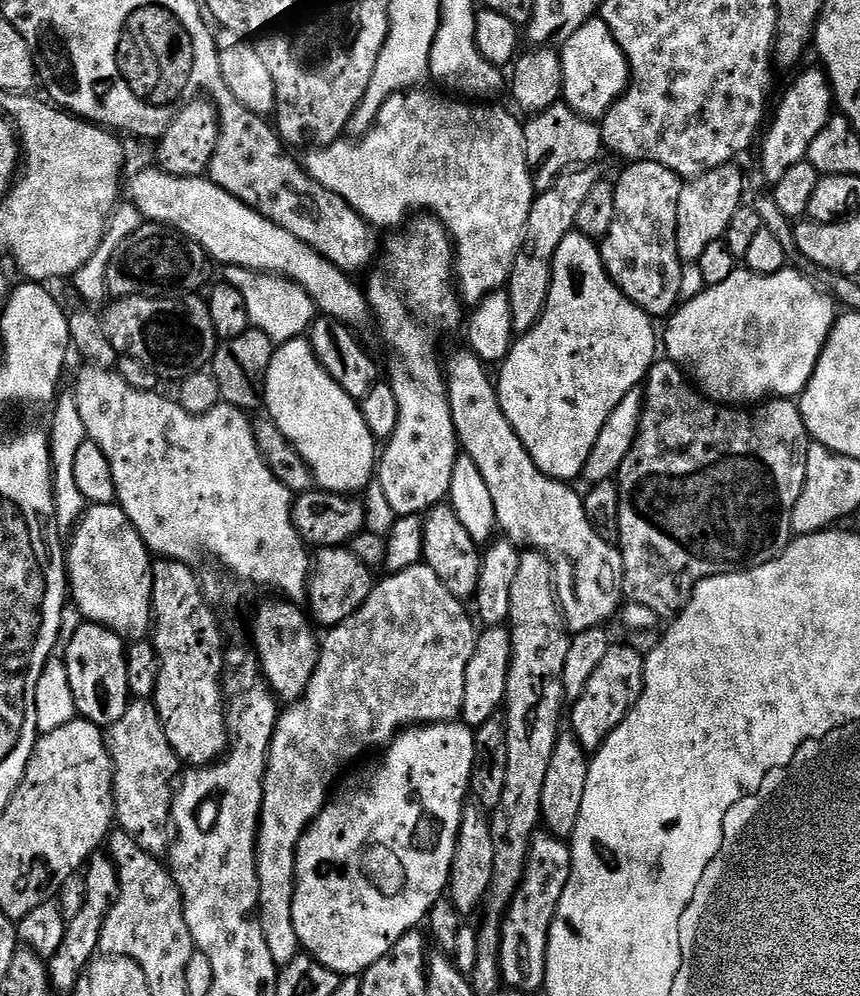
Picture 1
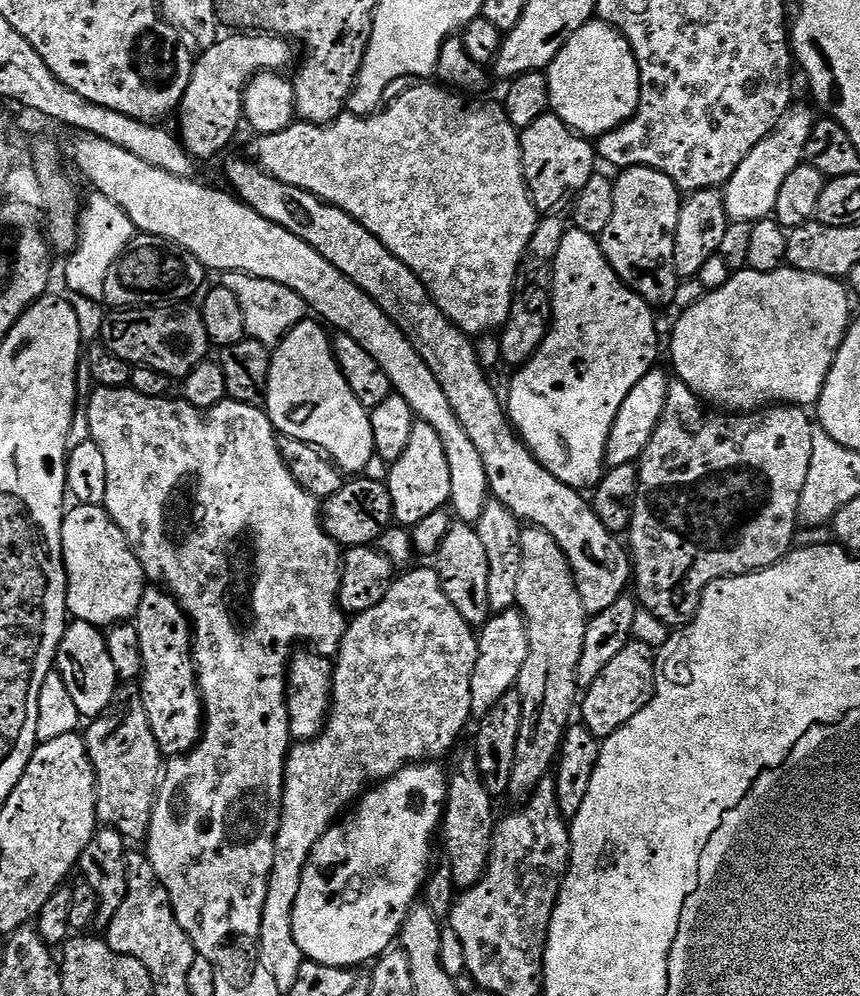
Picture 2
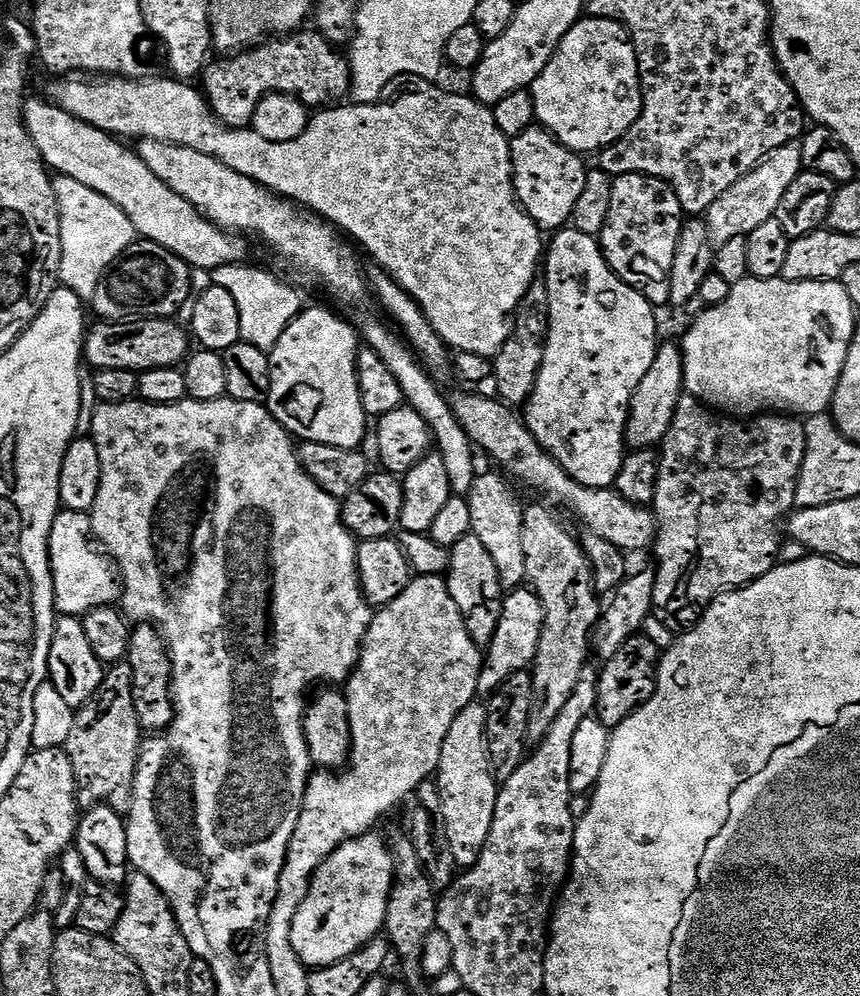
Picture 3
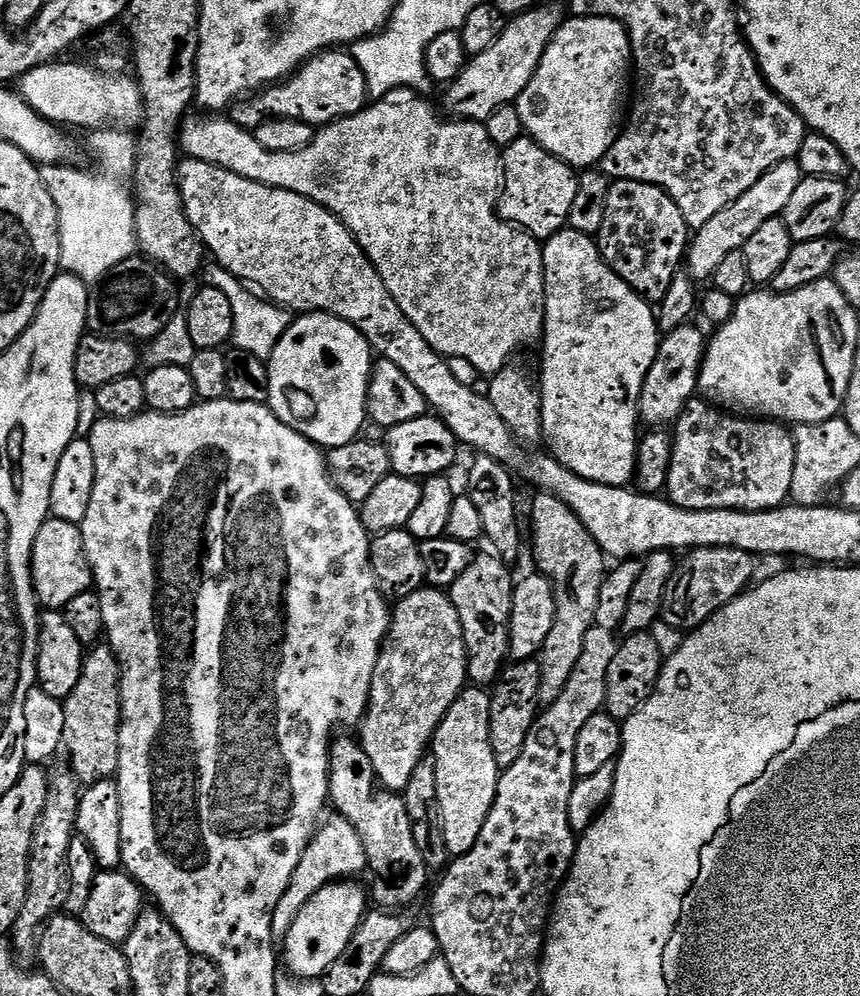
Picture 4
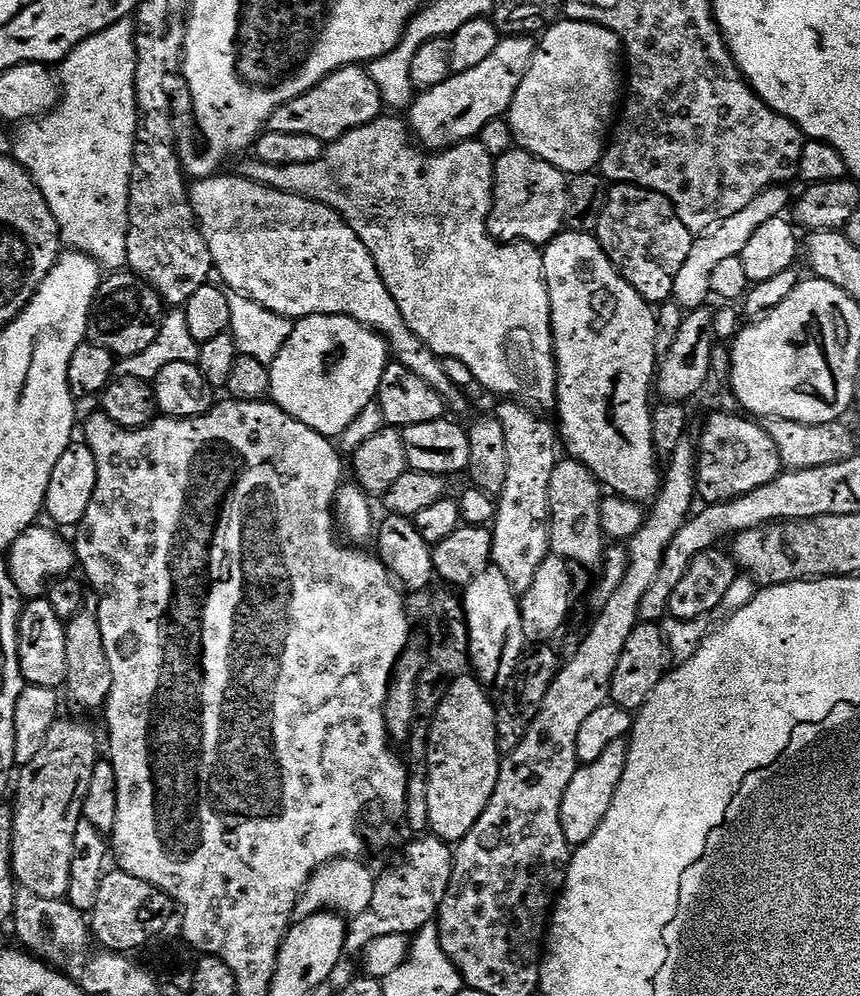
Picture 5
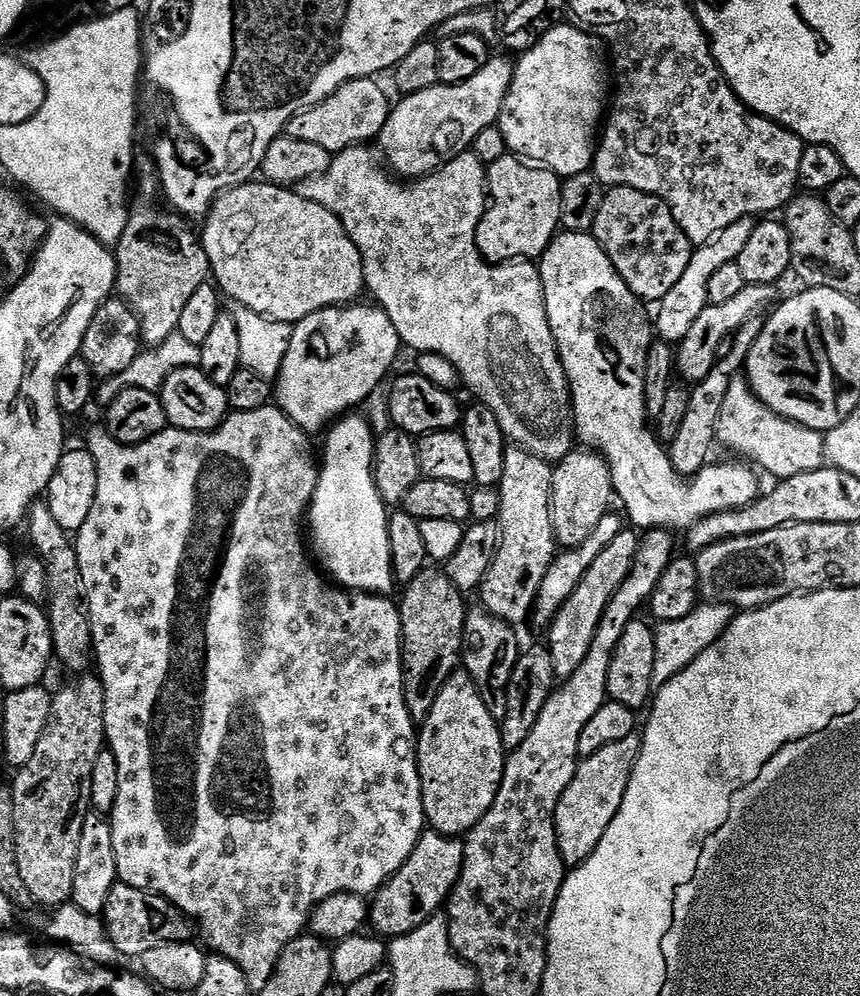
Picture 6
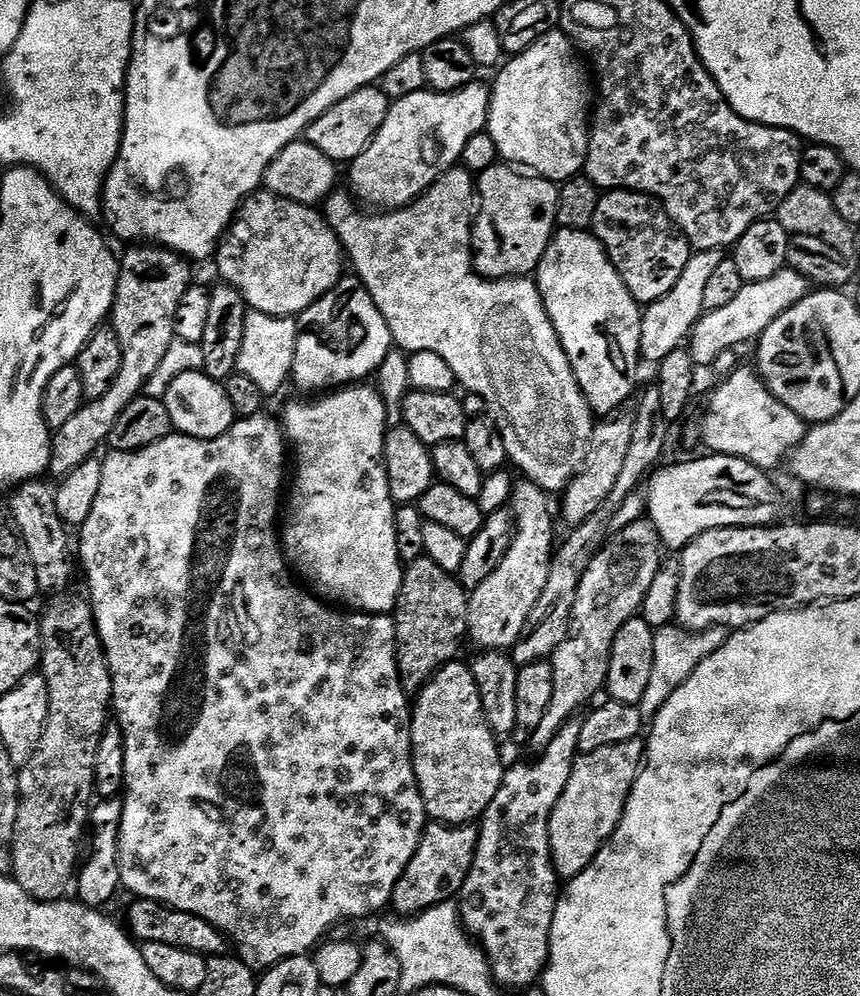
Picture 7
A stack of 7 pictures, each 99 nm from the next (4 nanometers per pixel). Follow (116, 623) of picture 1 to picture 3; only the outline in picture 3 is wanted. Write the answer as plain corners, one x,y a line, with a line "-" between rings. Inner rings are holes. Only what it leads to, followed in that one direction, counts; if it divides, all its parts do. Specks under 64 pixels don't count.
67,510
56,513
48,539
48,557
52,563
54,598
60,616
80,618
90,610
107,604
115,605
121,599
120,573
112,557
101,551
94,543
92,517
89,513

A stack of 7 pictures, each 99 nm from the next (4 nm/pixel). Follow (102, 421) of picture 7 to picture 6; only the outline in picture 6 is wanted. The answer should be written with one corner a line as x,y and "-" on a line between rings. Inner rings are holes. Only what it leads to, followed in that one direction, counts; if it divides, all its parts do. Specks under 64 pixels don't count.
133,207
126,230
122,230
122,238
114,246
115,291
136,313
141,341
148,346
160,344
178,331
187,300
210,276
201,237
192,233
193,225
185,217
168,212

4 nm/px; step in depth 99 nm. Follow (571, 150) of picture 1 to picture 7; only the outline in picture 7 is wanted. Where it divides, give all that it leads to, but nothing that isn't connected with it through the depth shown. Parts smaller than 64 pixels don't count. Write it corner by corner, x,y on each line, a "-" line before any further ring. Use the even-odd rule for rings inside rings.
504,162
479,173
478,211
472,225
476,271
489,280
524,278
535,273
558,228
559,193
559,187
553,181
525,174

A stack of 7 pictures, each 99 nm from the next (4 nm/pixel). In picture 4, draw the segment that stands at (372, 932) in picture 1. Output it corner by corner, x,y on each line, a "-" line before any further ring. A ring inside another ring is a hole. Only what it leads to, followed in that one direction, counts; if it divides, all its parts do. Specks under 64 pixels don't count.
333,882
324,888
298,910
298,918
294,918
294,926
282,941
282,964
289,968
293,977
302,980
315,980
323,977
328,968
346,950
350,938
360,929
366,913
370,908
370,900
356,882

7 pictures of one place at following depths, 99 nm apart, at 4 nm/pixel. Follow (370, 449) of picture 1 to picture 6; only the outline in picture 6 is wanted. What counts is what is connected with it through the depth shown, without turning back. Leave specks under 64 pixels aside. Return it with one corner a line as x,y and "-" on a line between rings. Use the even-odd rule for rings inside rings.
353,302
347,306
337,306
335,308
323,308
314,314
310,314
306,318
302,318
292,329
292,337
290,338
290,350
286,350
286,358
282,358
282,370
280,375
274,381
274,400
286,415
292,419
295,424
299,424
300,429
309,434
315,432
323,433
326,426
331,425
337,418
351,413
380,383
384,380
384,375
392,368
392,363
396,360
396,355
402,352
400,343
400,335
398,330
394,330
394,322
390,322
390,318
379,306
373,306
371,303

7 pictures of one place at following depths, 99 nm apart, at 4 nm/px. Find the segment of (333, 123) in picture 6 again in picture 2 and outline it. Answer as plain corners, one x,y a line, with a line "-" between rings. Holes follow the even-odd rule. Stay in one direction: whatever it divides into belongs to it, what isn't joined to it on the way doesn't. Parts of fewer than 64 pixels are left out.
224,34
221,35
214,42
214,46
203,49
195,57
194,63
192,65
192,77
190,82
186,86
184,91
184,96
180,100
180,106
178,109
178,117
180,116
180,132
178,131
178,139
181,144
183,144
185,151
192,155
193,161
200,162
200,160
212,160
215,158
219,152
224,152
232,144
232,139
236,136
236,131
239,130
240,124
242,128
242,121
244,120
244,89
248,87
248,82
255,78
259,72
274,72
277,74
283,73
285,70
283,68
291,69
292,64
292,48
293,45
289,41
285,40
282,36
274,36
271,34

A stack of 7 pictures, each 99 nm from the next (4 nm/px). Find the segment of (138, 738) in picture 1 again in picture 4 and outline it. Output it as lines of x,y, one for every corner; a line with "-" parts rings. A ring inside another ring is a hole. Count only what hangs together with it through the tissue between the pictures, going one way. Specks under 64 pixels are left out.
101,642
84,657
82,674
78,678
78,686
63,700
66,714
66,730
63,747
68,748
68,756
72,759
70,771
81,785
96,784
99,780
107,780
116,776
116,767
120,765
120,721
122,705
120,703
120,659
112,653
107,643

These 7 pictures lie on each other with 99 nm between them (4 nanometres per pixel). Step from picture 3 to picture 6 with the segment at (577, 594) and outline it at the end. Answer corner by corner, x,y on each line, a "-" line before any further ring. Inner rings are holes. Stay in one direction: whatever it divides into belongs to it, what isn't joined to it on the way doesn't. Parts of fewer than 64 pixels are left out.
573,450
555,461
552,470
552,529
561,549
581,548
594,526
613,507
612,475
603,456
591,450

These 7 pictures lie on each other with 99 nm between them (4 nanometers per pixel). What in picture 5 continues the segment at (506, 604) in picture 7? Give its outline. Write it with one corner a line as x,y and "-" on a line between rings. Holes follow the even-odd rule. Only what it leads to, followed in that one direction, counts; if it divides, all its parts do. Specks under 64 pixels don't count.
515,402
497,404
500,405
494,409
494,415
502,422
502,434
506,434
506,486
500,491
496,519
490,528
492,564
510,578
517,593
523,594
534,582
538,566
550,555
550,474
554,474
554,466
561,459
562,441
553,421
551,424
543,415

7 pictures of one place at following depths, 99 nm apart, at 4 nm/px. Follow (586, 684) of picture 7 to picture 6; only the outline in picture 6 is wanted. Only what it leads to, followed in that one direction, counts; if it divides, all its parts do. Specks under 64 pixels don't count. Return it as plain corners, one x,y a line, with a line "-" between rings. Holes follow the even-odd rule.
635,531
620,532
618,538
614,538
614,542
610,542
610,546
606,546
606,550
602,550
602,554
598,554
594,566
590,566
590,570
586,570
582,582
560,608
559,615
547,629
546,647
552,654
554,670
561,681
568,680
578,670
578,666
582,666
582,660
586,658
586,654
590,654
590,646
594,642
598,622
602,618
610,598
618,590
618,586
622,586
622,582
626,582
626,578
634,566
634,558
638,554
639,545
640,536

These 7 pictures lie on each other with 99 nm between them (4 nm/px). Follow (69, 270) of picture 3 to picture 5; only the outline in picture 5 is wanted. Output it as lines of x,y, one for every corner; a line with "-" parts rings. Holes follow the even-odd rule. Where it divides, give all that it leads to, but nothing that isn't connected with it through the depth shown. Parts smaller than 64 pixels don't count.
131,19
114,22
106,30
83,40
68,55
58,68
58,80
62,85
62,95
51,112
23,125
24,128
16,136
12,144
11,155
32,176
32,181
46,198
50,210
60,227
60,239
71,251
81,252
95,260
104,270
120,270
128,263
126,254
126,238
128,237
128,195
130,194
130,178
132,177
132,159
136,145
136,130
140,122
140,114
136,106
136,26

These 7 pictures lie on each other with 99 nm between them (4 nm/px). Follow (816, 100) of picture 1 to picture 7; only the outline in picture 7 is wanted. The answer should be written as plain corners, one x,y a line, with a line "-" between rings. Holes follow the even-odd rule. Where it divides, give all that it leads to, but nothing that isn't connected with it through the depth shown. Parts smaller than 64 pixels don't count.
693,251
690,262
686,262
686,270
682,270
682,278
674,282
674,290
643,309
640,321
642,322
642,342
640,355
652,366
659,365
666,354
674,354
674,350
685,347
686,341
691,337
692,327
700,321
705,310
702,306
702,293
707,286
718,262
726,259
723,251
697,252

